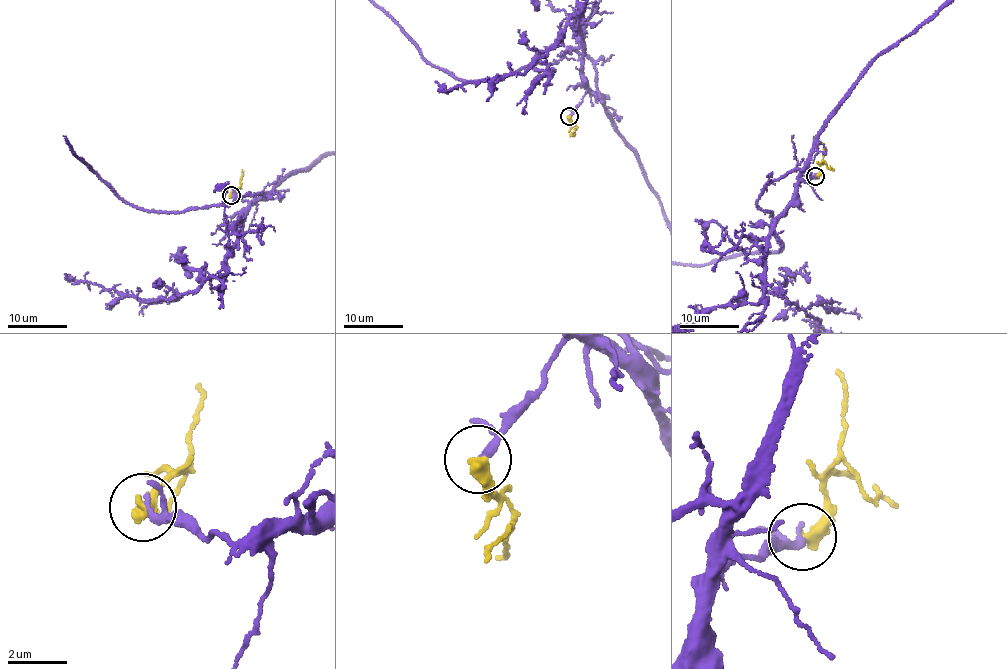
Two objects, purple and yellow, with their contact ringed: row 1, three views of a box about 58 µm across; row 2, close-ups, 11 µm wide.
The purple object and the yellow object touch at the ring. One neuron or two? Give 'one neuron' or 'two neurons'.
one neuron

